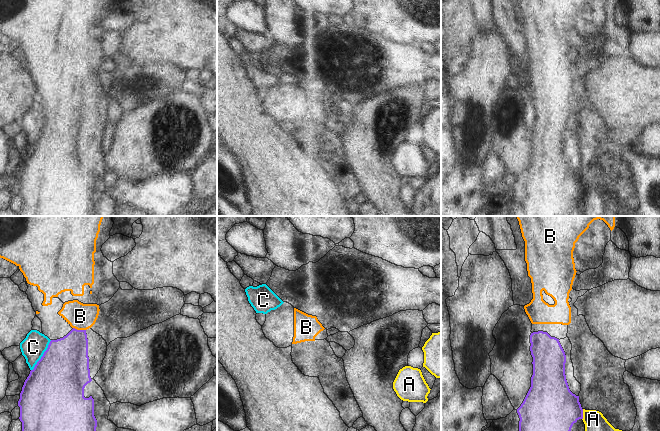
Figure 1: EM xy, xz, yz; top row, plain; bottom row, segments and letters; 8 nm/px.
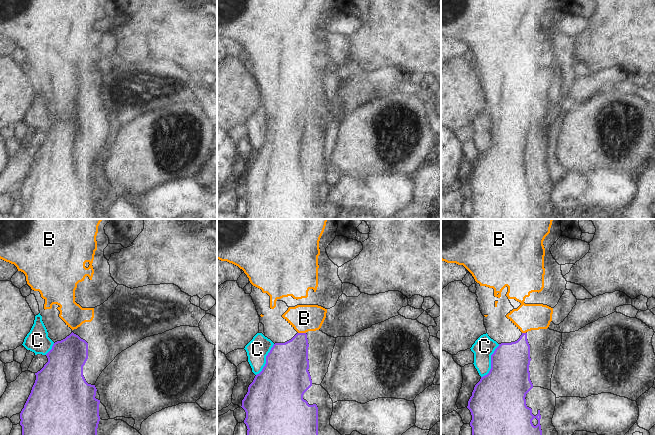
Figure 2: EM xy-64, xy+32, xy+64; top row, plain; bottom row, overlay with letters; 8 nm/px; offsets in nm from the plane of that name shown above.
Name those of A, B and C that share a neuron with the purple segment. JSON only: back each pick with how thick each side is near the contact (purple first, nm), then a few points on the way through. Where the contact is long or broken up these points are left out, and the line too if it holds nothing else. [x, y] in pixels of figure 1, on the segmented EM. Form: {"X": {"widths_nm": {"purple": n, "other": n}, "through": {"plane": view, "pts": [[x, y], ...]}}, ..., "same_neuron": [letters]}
{"B": {"widths_nm": {"purple": 340, "other": 220}, "through": {"plane": "xy", "pts": [[66, 358], [71, 353], [79, 330], [80, 316]]}}, "same_neuron": ["B"]}

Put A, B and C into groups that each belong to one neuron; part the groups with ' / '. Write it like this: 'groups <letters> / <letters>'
groups A / B / C

